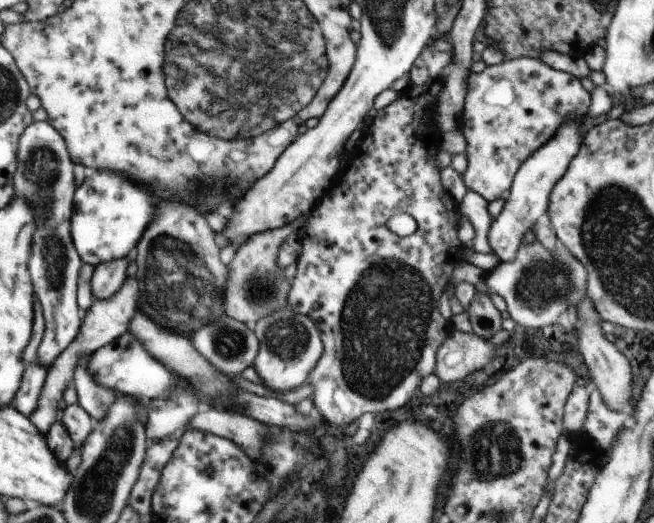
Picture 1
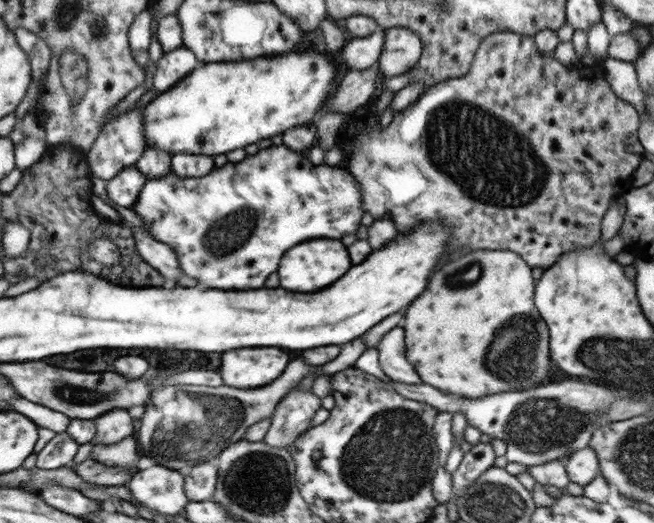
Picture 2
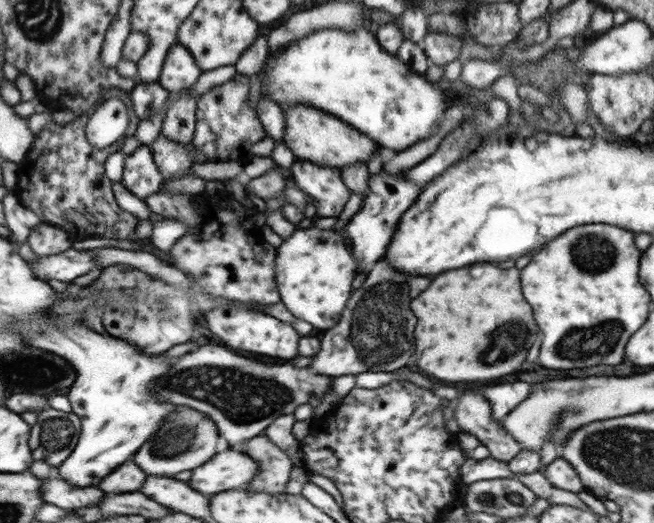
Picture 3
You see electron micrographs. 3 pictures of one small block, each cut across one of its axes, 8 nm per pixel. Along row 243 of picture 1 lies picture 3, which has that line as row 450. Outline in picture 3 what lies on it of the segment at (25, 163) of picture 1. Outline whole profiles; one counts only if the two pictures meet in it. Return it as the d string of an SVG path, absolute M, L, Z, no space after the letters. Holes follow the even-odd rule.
M49 408L39 415L37 423L31 428L33 456L58 468L75 451L82 433L82 422L73 411Z

